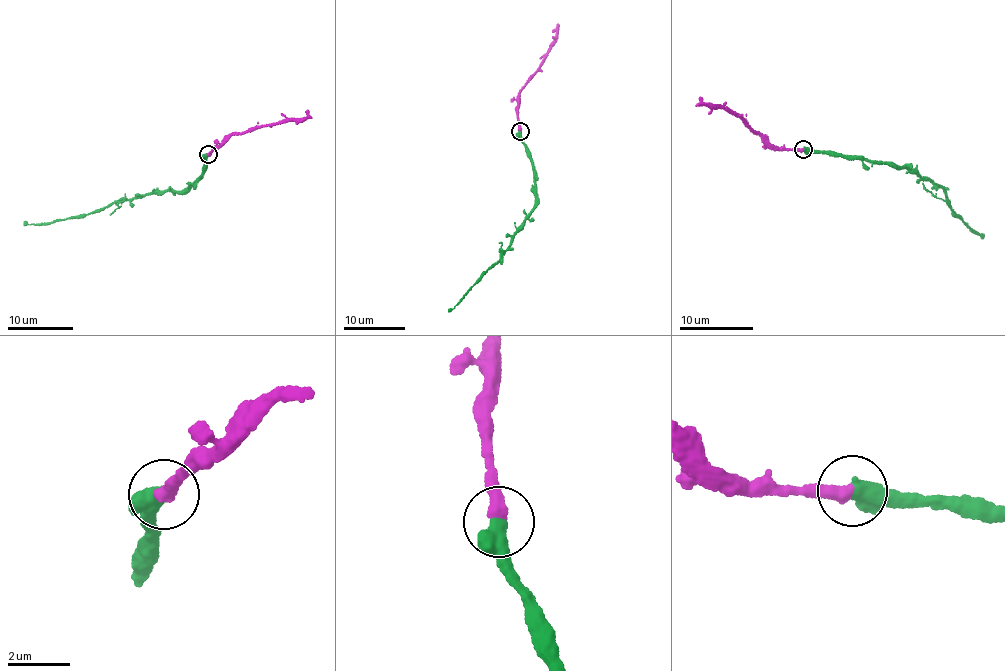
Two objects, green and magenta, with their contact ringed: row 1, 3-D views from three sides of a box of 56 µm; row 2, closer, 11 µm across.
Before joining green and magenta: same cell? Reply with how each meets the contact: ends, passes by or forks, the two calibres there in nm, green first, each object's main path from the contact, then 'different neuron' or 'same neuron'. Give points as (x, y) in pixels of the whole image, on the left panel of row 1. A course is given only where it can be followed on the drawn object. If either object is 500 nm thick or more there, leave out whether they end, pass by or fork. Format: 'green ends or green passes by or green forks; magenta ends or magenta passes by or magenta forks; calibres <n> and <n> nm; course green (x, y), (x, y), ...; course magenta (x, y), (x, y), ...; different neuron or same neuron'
green passes by; magenta ends; calibres 360 and 440 nm; course green (209, 155), (203, 159), (200, 178), (181, 192), (109, 203), (86, 215), (36, 225), (23, 222); course magenta (209, 154), (231, 135), (278, 122), (311, 118); same neuron

